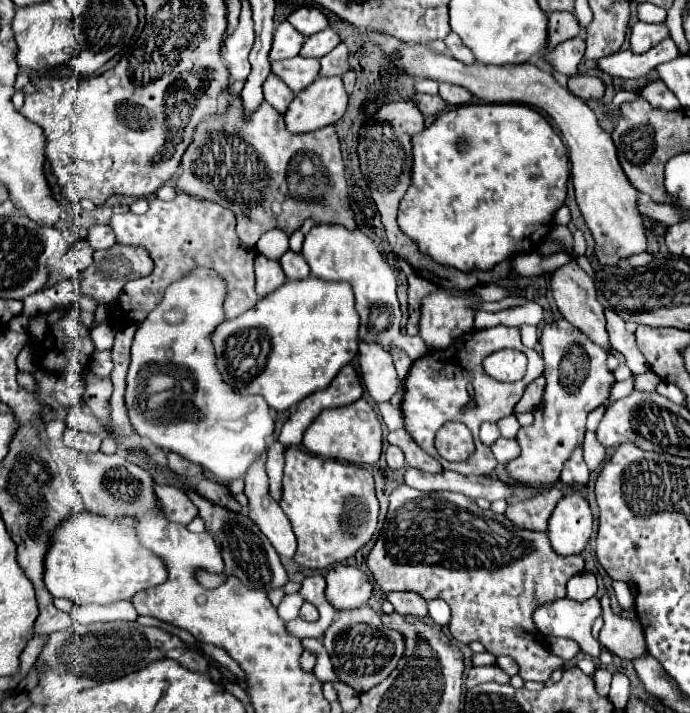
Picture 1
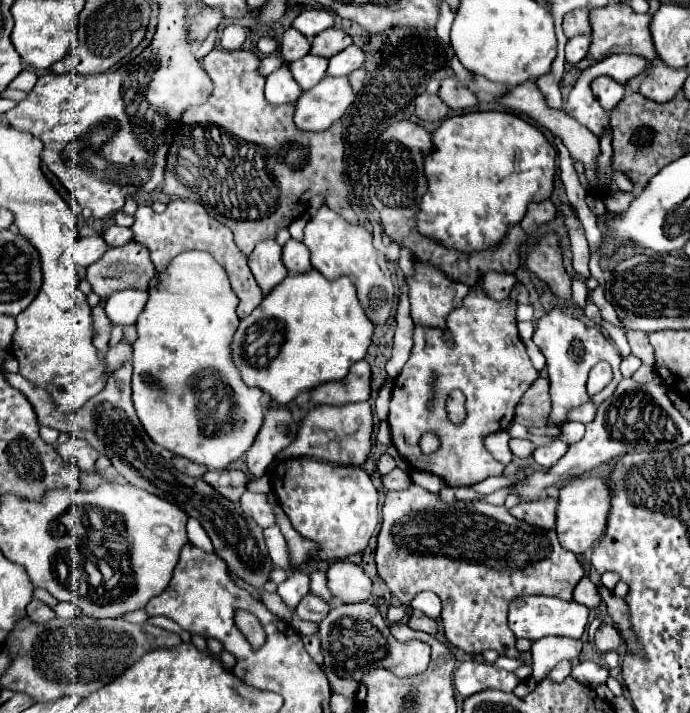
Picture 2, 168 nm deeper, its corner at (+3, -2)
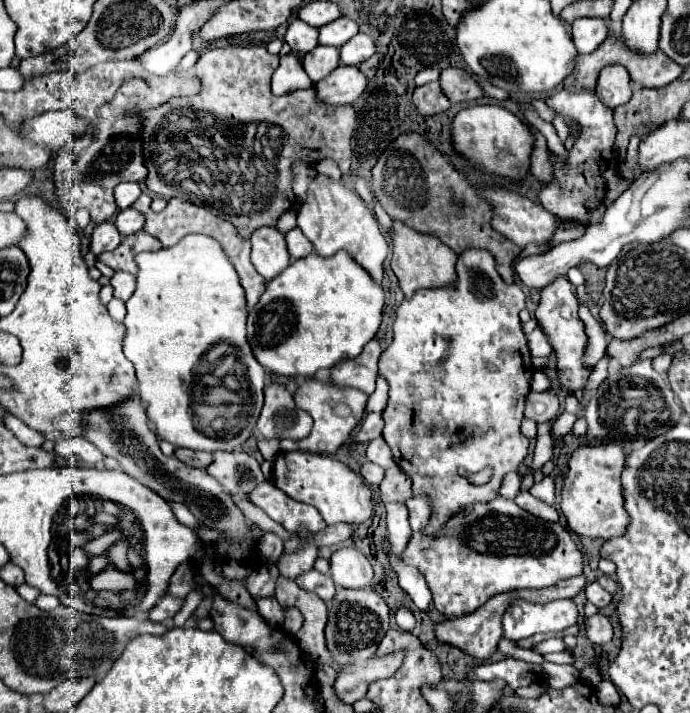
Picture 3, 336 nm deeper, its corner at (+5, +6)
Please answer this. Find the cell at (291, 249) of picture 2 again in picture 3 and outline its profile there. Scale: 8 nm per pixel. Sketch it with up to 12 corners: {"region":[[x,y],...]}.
{"region":[[298,227],[286,233],[292,259],[312,253],[312,243]]}

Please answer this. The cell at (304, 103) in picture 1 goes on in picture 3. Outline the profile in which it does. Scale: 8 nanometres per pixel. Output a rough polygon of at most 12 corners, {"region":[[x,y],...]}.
{"region":[[340,65],[314,85],[330,105],[354,103],[366,89],[366,75]]}

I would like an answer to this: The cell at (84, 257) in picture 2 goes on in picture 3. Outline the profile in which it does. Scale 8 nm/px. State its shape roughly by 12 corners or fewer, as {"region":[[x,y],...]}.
{"region":[[112,221],[96,225],[90,251],[100,255],[122,243]]}

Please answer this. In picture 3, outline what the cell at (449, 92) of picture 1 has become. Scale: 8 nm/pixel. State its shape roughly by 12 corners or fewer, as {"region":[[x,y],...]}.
{"region":[[462,67],[444,69],[440,85],[450,103],[484,97]]}

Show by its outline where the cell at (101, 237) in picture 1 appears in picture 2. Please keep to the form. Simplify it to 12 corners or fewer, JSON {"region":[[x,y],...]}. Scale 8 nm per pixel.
{"region":[[112,225],[104,231],[108,247],[126,245],[132,231]]}

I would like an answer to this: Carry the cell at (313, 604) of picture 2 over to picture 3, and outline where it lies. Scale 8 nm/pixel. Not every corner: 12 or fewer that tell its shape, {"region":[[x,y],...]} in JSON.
{"region":[[316,571],[302,573],[298,583],[306,591],[330,601],[336,593],[332,577]]}

